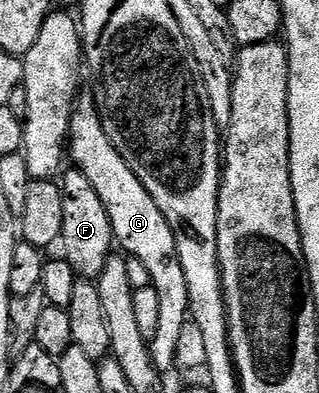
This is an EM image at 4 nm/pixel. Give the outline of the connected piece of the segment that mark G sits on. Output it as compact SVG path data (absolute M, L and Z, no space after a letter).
M74 111L69 119L69 139L67 152L72 163L83 174L87 174L87 182L95 186L95 194L99 194L103 206L107 210L107 218L111 218L114 241L122 253L139 258L143 266L147 266L149 283L159 294L159 330L148 341L149 357L157 371L165 374L176 365L175 346L179 344L179 333L190 319L189 295L187 294L187 278L183 278L183 266L177 257L175 234L163 218L163 210L155 206L155 198L147 194L143 182L123 162L119 150L111 146L107 134L103 134L103 126L99 122L96 111L81 113Z

